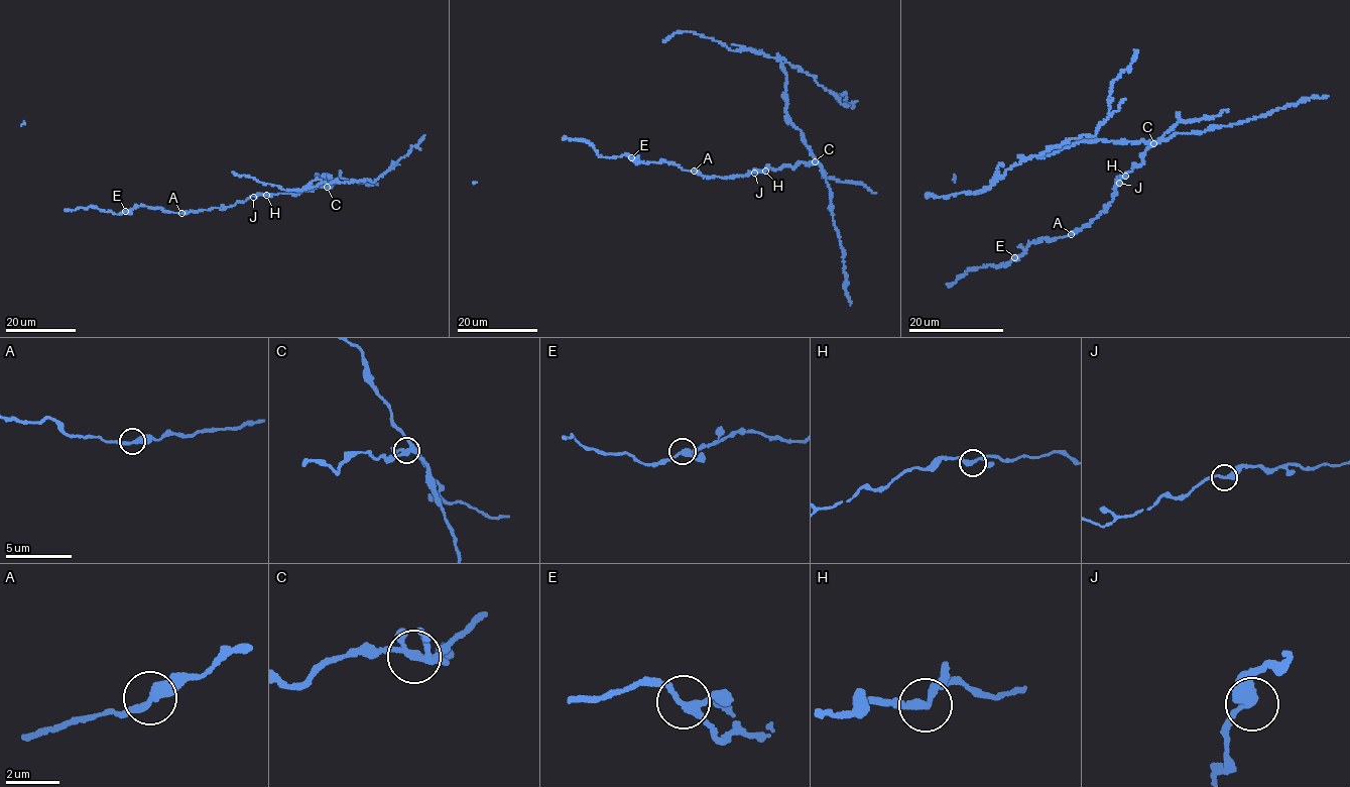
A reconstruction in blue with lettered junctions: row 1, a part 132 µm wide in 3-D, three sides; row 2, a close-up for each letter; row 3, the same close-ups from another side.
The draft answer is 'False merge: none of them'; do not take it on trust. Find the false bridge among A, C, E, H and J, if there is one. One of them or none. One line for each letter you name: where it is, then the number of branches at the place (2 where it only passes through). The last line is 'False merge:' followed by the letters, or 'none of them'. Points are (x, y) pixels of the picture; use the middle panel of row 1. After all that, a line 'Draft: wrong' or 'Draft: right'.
C: Place: (815, 161). Branches: 3
False merge: C
Draft: wrong

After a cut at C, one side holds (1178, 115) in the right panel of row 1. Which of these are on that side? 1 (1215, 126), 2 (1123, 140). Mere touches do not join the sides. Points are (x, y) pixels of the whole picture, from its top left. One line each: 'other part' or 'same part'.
1: other part
2: other part

